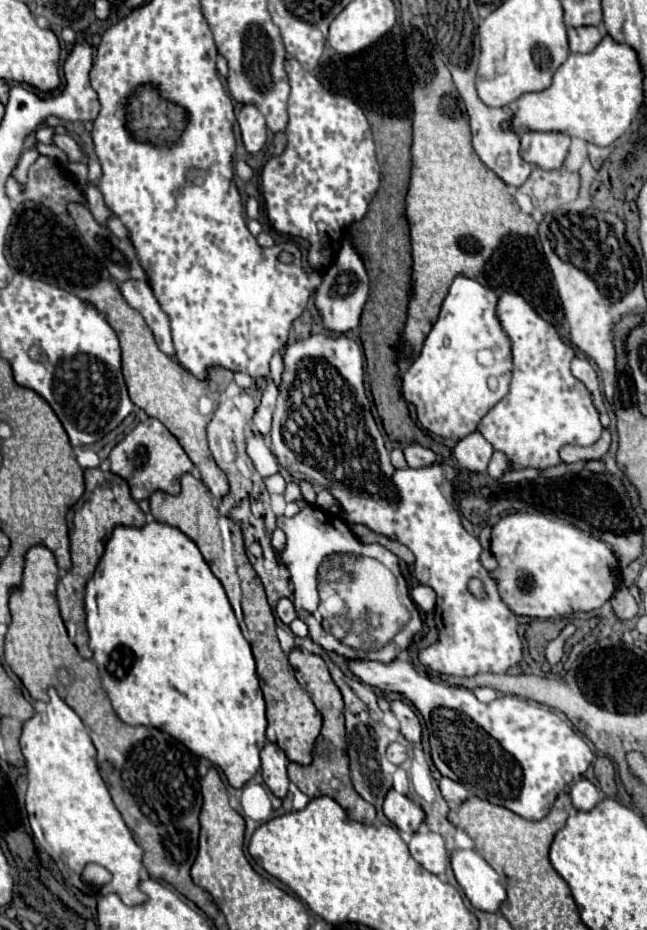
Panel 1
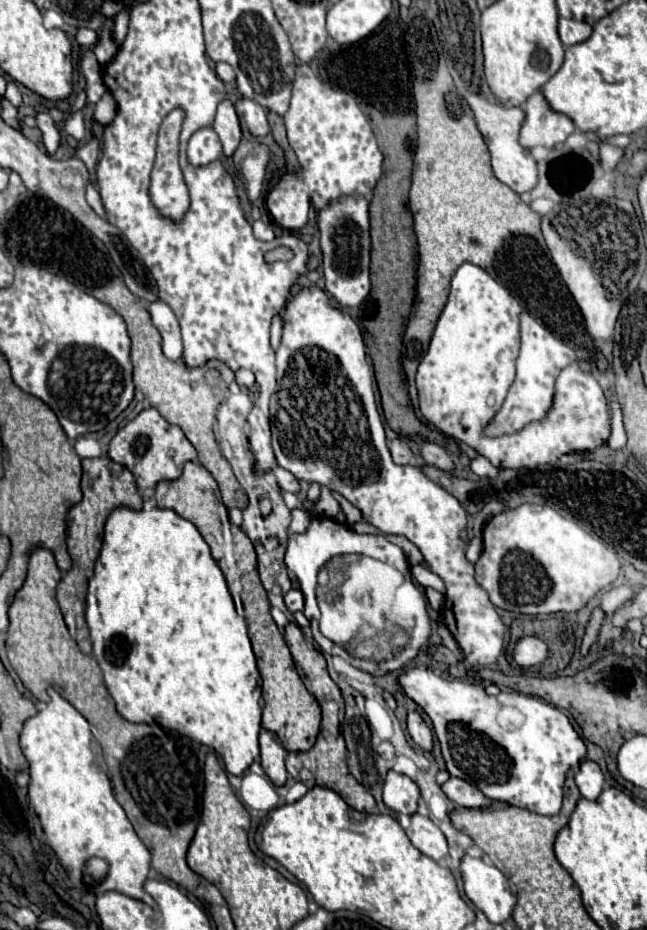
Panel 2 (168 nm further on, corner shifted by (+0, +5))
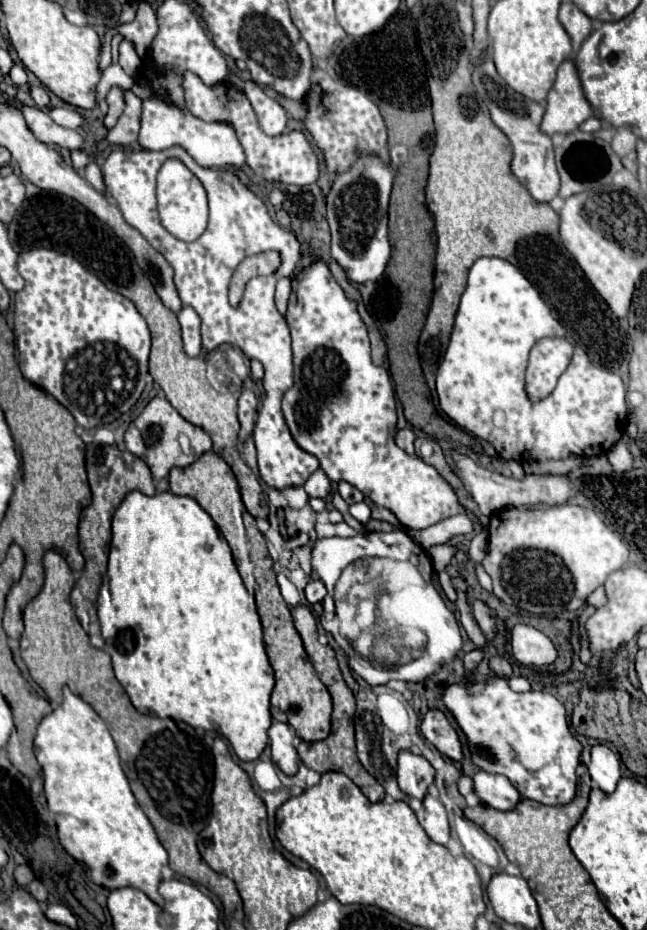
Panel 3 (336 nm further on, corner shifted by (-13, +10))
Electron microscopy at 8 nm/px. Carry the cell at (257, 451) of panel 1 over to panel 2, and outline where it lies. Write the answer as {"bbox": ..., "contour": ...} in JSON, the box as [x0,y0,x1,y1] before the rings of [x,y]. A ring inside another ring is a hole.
{"bbox":[273,468,299,494],"contour":[[[275,468],[273,470],[273,474],[277,476],[277,480],[279,480],[279,486],[281,486],[281,490],[285,490],[285,492],[293,492],[293,494],[299,494],[299,480],[291,474],[291,472],[287,472],[287,470],[283,470],[283,468]]]}

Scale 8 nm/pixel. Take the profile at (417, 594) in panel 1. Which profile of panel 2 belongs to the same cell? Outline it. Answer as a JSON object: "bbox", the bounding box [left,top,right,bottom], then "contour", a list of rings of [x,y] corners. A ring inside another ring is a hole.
{"bbox":[413,566,445,594],"contour":[[[413,566],[413,576],[415,576],[415,580],[423,586],[423,588],[427,588],[427,586],[431,586],[431,588],[435,588],[437,592],[441,592],[441,594],[445,594],[445,582],[437,576],[437,574],[433,574],[429,568],[425,568],[425,566]]]}

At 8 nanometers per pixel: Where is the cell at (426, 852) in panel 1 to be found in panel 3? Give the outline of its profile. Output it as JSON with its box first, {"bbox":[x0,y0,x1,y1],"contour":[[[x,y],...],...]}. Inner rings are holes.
{"bbox":[416,795,450,845],"contour":[[[426,795],[422,801],[422,813],[416,813],[417,819],[424,827],[426,835],[438,843],[438,845],[446,845],[450,839],[450,827],[448,827],[448,817],[446,817],[446,809],[444,805]]]}

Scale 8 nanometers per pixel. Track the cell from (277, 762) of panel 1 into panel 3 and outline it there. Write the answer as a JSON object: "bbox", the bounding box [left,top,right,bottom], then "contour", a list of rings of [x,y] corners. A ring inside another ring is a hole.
{"bbox":[268,721,300,775],"contour":[[[274,721],[268,729],[270,735],[270,747],[272,747],[272,761],[280,767],[286,775],[298,773],[300,757],[296,753],[296,733],[288,723]]]}

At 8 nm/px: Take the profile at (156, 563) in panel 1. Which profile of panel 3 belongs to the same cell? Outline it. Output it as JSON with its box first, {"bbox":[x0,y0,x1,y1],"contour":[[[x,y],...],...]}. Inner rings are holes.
{"bbox":[98,491,274,761],"contour":[[[130,491],[114,513],[112,543],[110,543],[109,551],[107,572],[103,577],[98,595],[98,620],[101,632],[104,633],[104,639],[106,639],[104,651],[110,653],[116,679],[128,693],[132,705],[144,715],[156,715],[162,719],[170,717],[174,721],[184,721],[190,727],[216,731],[228,739],[228,743],[232,745],[232,749],[240,761],[256,761],[260,757],[260,753],[264,751],[264,747],[268,745],[268,727],[272,723],[270,693],[274,689],[274,671],[266,657],[263,628],[260,625],[255,599],[246,591],[242,577],[232,561],[230,547],[228,547],[226,539],[220,535],[216,523],[192,497],[180,497],[174,493],[160,493],[154,497],[148,497],[140,491]]]}

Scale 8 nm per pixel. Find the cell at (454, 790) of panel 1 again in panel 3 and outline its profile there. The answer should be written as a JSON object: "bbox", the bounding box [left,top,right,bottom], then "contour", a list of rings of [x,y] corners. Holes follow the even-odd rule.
{"bbox":[474,771,520,811],"contour":[[[478,771],[474,777],[474,793],[484,805],[490,805],[500,811],[510,811],[520,801],[518,791],[512,783],[502,775],[492,775],[486,771]]]}

